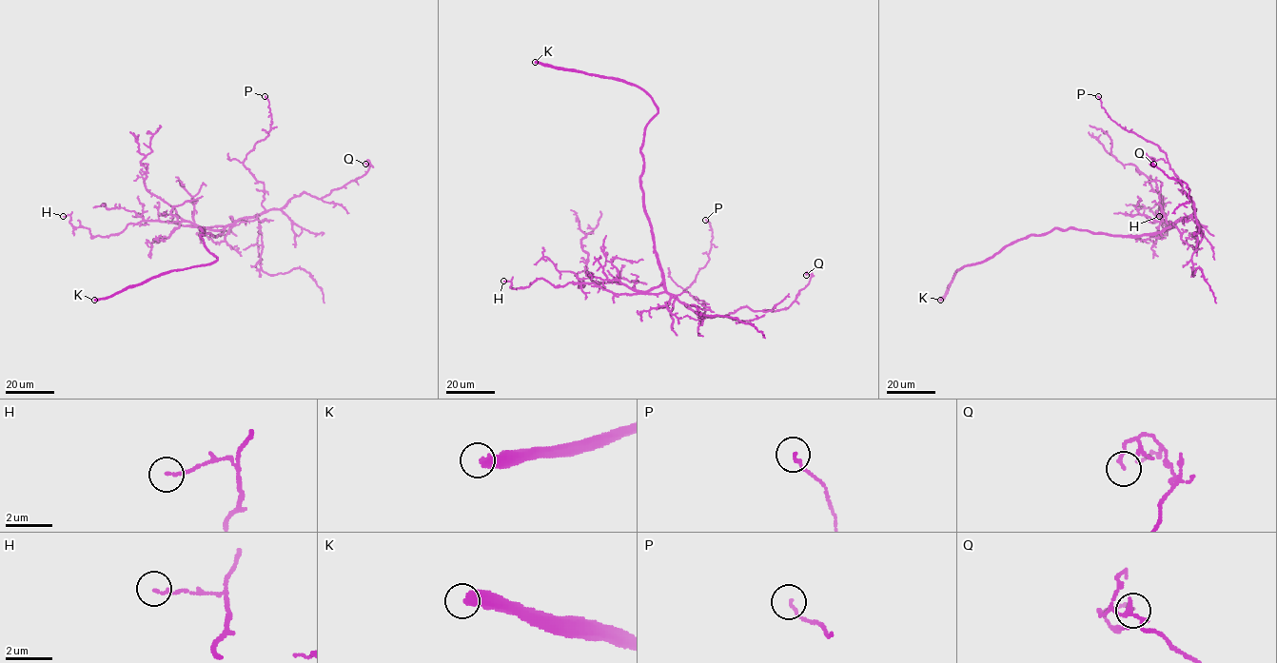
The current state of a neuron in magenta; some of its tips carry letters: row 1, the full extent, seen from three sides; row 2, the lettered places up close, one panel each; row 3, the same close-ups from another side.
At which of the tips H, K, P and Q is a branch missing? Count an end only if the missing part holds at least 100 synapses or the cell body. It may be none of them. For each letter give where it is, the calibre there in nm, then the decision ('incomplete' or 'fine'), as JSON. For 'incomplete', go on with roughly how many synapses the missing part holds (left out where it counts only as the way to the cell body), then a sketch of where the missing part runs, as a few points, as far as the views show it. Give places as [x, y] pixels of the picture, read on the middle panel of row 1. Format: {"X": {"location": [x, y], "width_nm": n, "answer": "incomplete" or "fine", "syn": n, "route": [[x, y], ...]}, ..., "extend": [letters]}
{"H": {"location": [503, 281], "width_nm": 110, "answer": "fine"}, "K": {"location": [535, 62], "width_nm": 440, "answer": "incomplete", "syn": 600}, "P": {"location": [705, 220], "width_nm": 120, "answer": "fine"}, "Q": {"location": [806, 275], "width_nm": 120, "answer": "fine"}, "extend": ["K"]}

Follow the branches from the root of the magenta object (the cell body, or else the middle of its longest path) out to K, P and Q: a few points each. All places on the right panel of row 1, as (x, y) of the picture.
K: (1113, 236), (1072, 228), (1053, 228), (1042, 234), (1027, 236), (1003, 246), (990, 258), (958, 270), (940, 300)
P: (1113, 236), (1160, 233), (1189, 216), (1193, 209), (1167, 154), (1156, 145), (1118, 126), (1098, 96)
Q: (1113, 236), (1160, 233), (1195, 210), (1185, 193), (1188, 198), (1187, 185), (1149, 164), (1153, 164)

